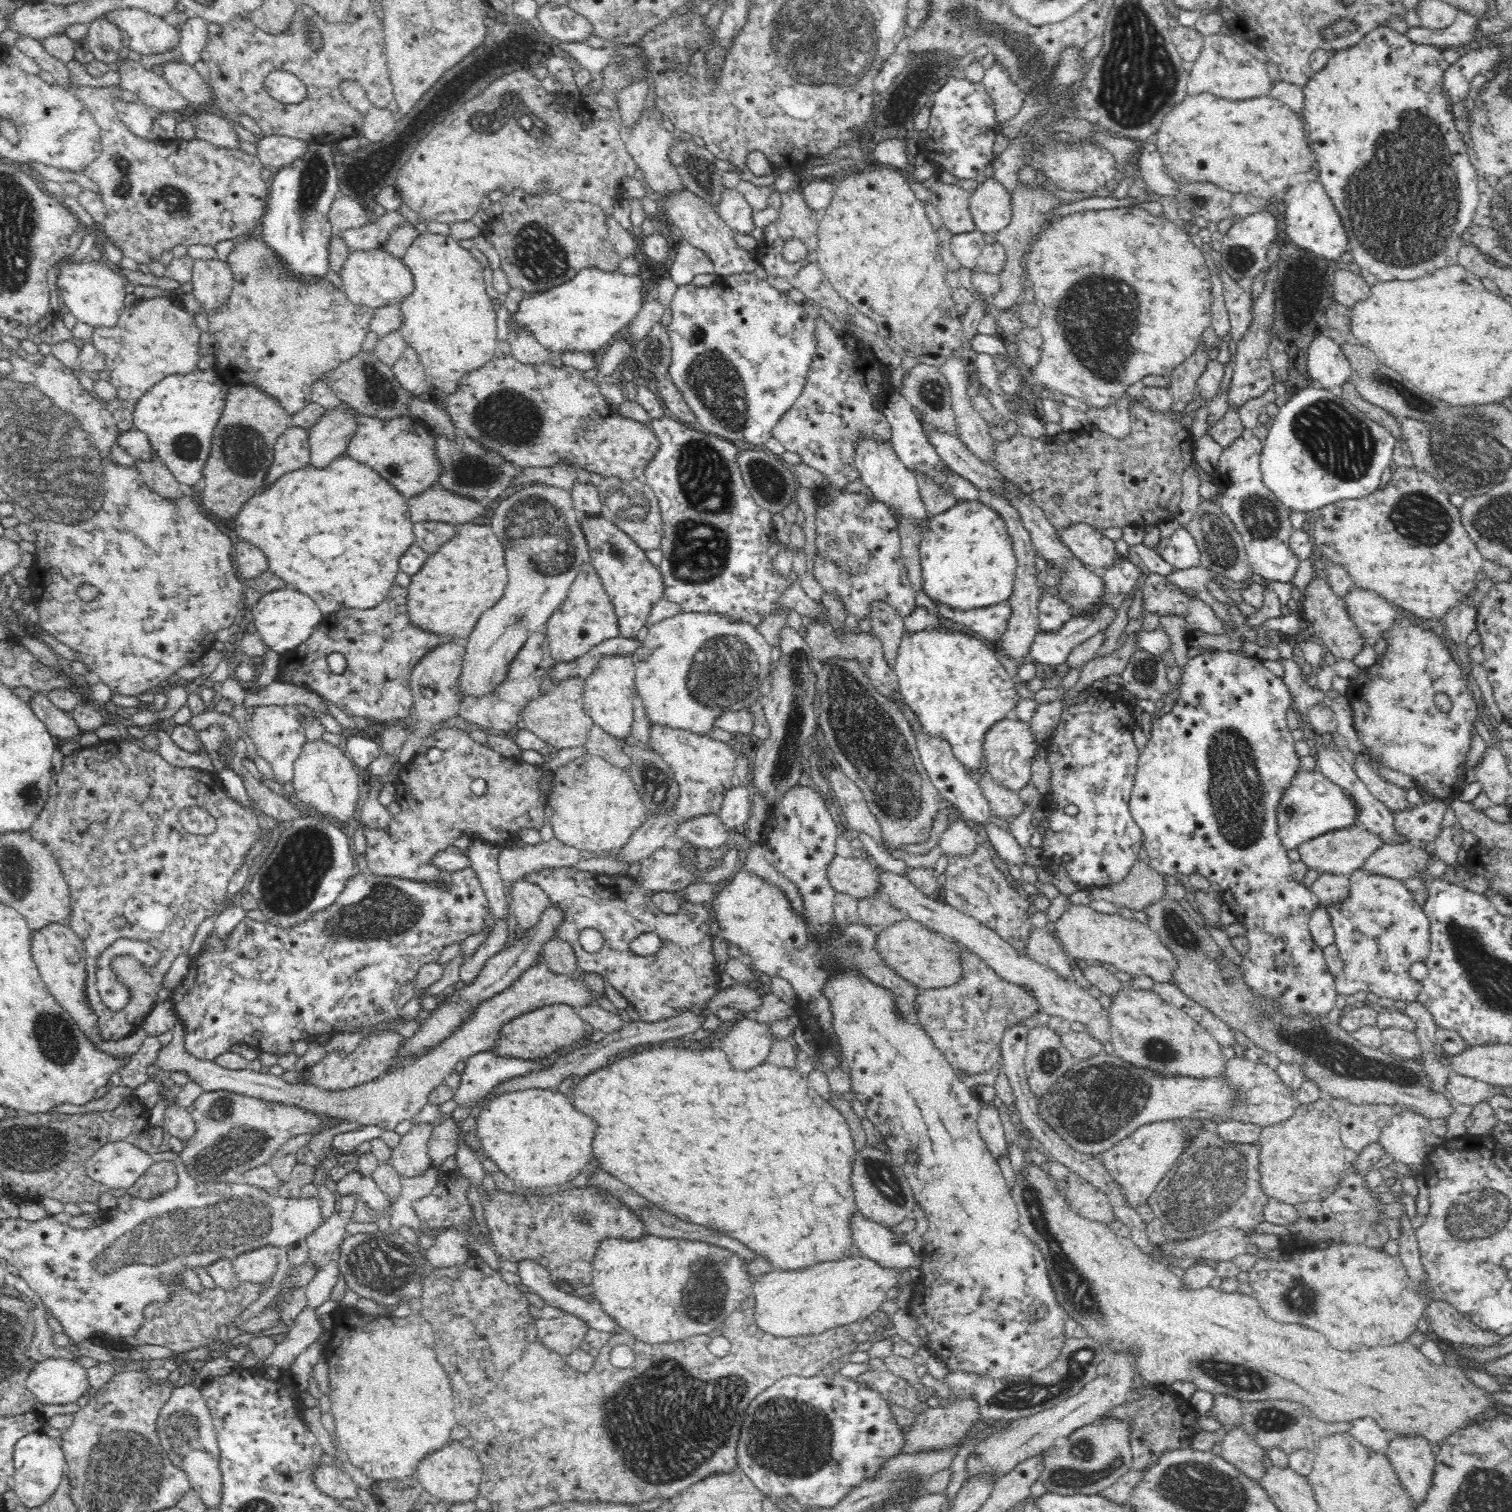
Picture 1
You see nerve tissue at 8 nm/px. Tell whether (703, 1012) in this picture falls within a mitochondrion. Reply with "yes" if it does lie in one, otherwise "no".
no

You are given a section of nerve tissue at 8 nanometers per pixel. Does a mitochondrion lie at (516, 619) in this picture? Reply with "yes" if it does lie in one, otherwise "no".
yes

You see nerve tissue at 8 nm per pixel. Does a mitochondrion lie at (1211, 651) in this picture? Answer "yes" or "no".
no

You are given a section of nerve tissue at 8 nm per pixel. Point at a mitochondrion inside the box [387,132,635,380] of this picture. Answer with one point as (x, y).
(540, 258)

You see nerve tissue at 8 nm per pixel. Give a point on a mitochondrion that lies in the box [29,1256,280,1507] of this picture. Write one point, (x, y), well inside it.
(186, 1427)

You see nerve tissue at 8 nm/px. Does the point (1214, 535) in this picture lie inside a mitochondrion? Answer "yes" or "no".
yes

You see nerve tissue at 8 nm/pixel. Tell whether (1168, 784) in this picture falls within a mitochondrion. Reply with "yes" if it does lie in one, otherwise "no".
no

